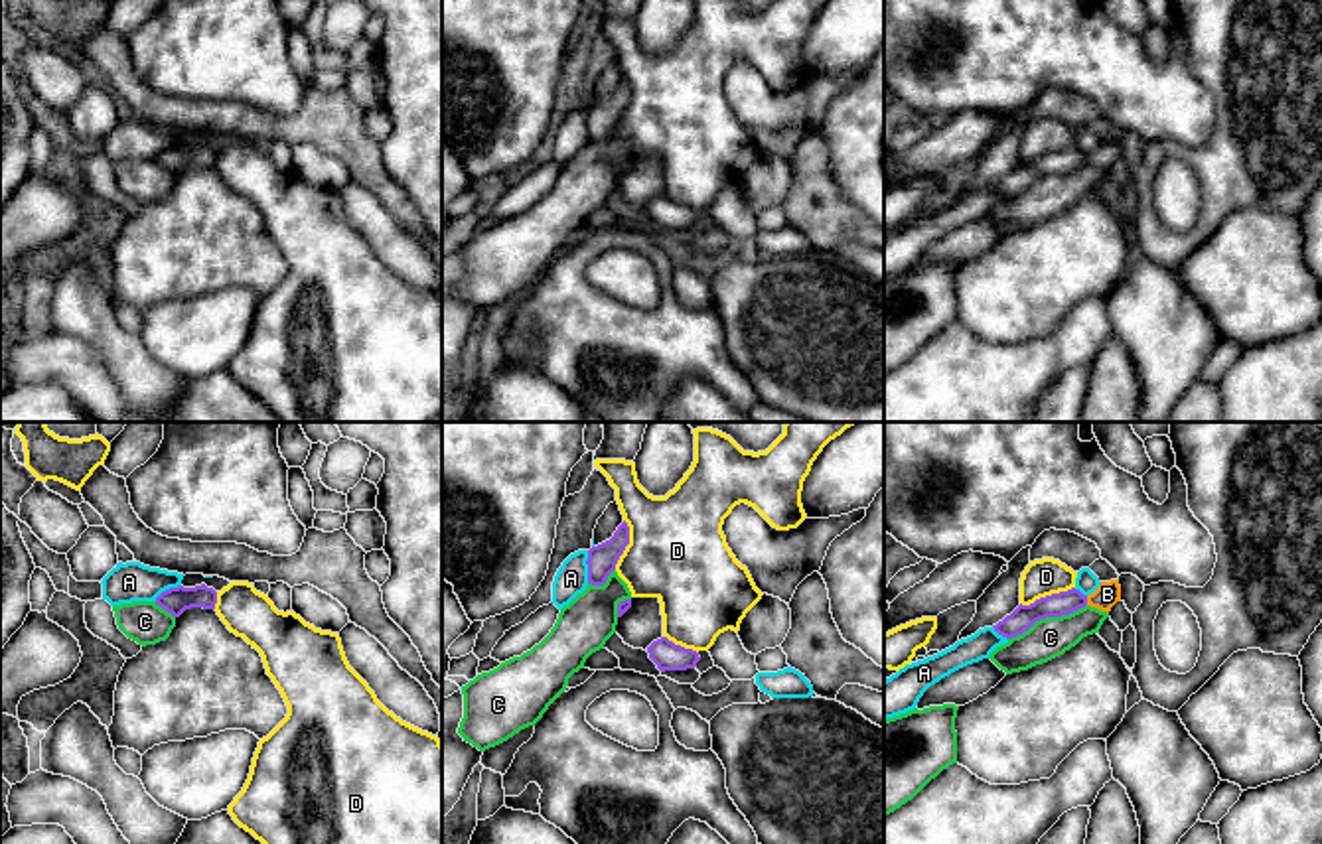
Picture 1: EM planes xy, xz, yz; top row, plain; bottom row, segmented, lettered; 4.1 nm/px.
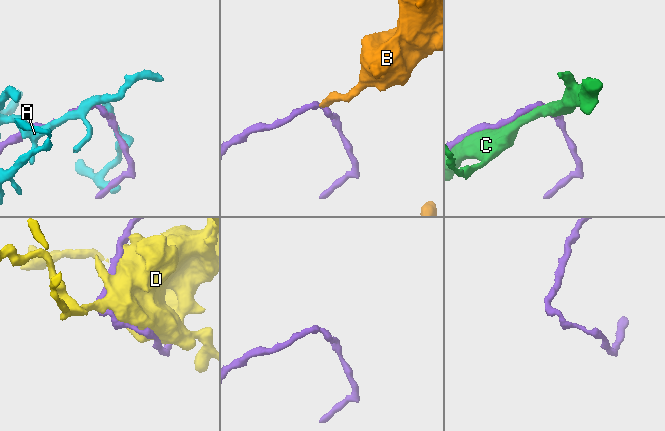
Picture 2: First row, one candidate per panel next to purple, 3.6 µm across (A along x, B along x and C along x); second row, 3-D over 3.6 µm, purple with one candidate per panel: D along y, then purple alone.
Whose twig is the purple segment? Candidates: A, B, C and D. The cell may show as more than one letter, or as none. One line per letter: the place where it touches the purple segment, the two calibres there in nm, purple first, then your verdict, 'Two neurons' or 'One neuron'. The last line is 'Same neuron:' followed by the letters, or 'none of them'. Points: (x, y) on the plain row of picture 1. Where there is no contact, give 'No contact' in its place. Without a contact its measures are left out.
A: Touches purple at xz (588, 125). Thickness 120 nm (purple) against 130 nm. Two neurons
B: Touches purple at yz (1086, 158). Thickness 100 nm (purple) against 100 nm. One neuron
C: Touches purple at yz (1046, 174). Thickness 100 nm (purple) against 160 nm. Two neurons
D: Touches purple at yz (1046, 154). Thickness 100 nm (purple) against 150 nm. Two neurons
Same neuron: B

